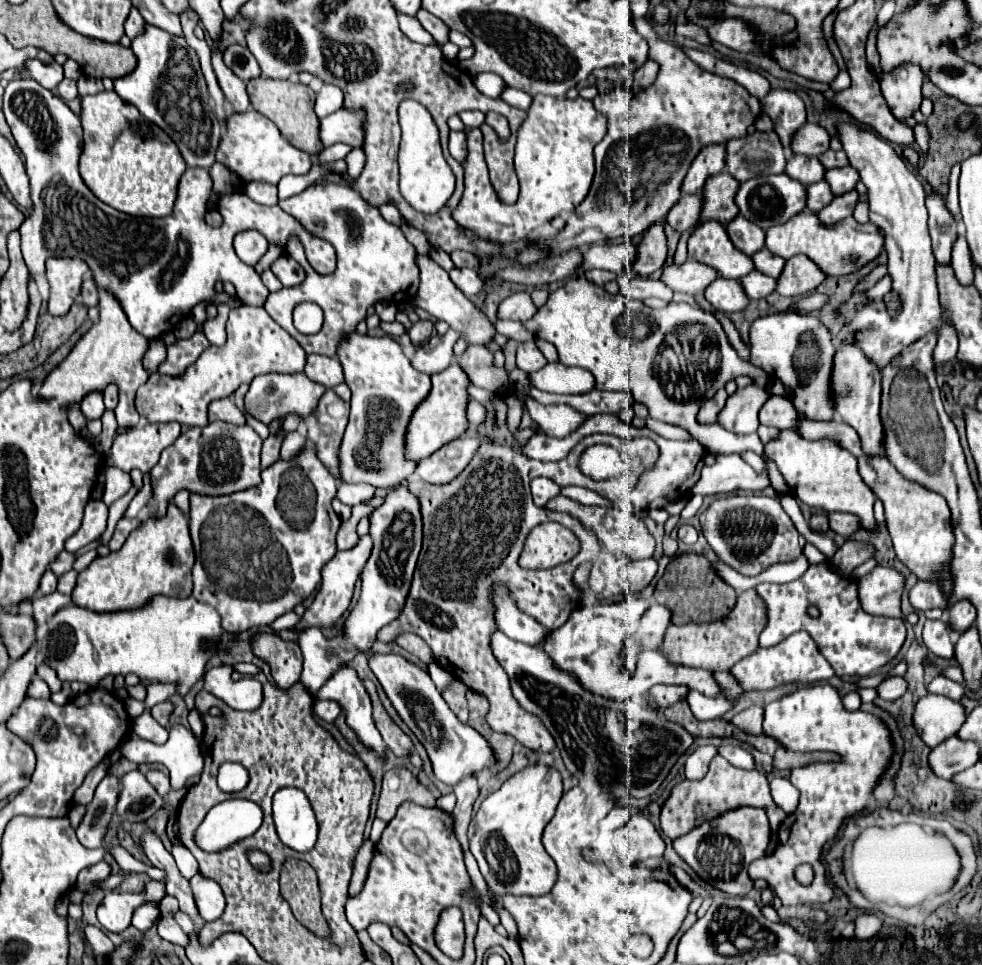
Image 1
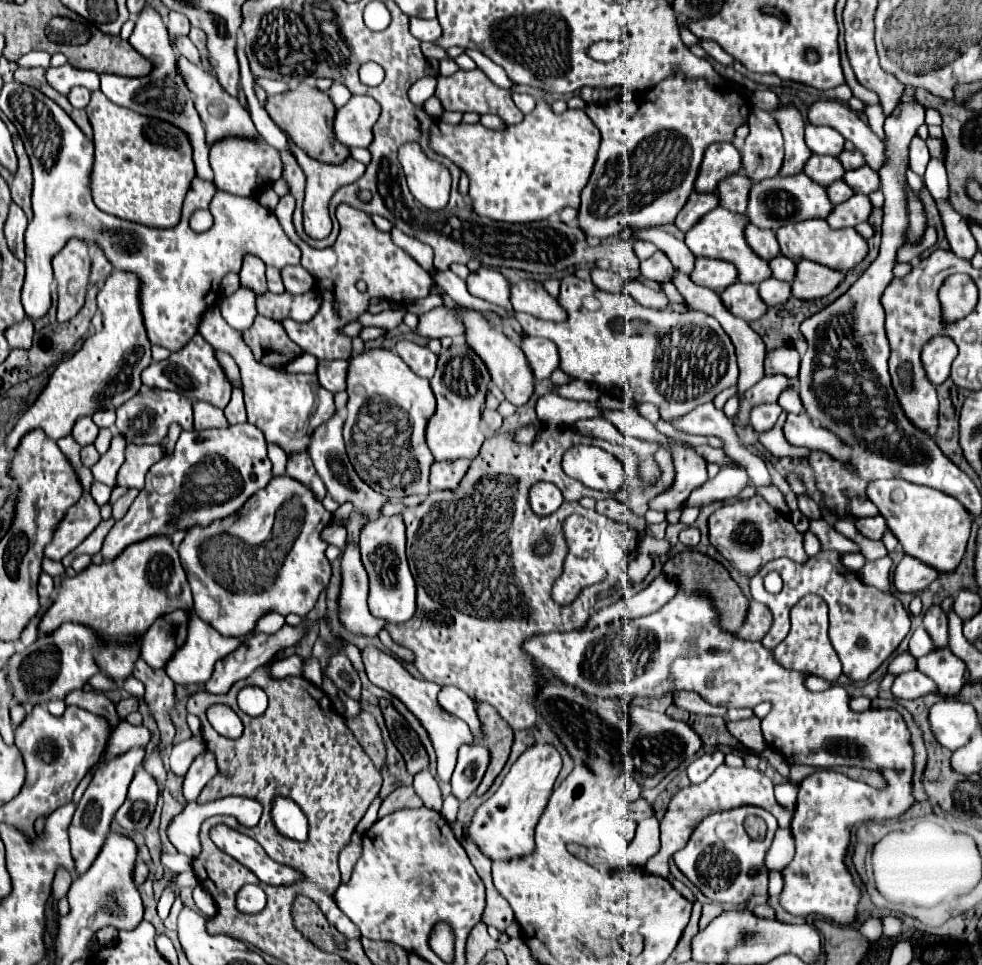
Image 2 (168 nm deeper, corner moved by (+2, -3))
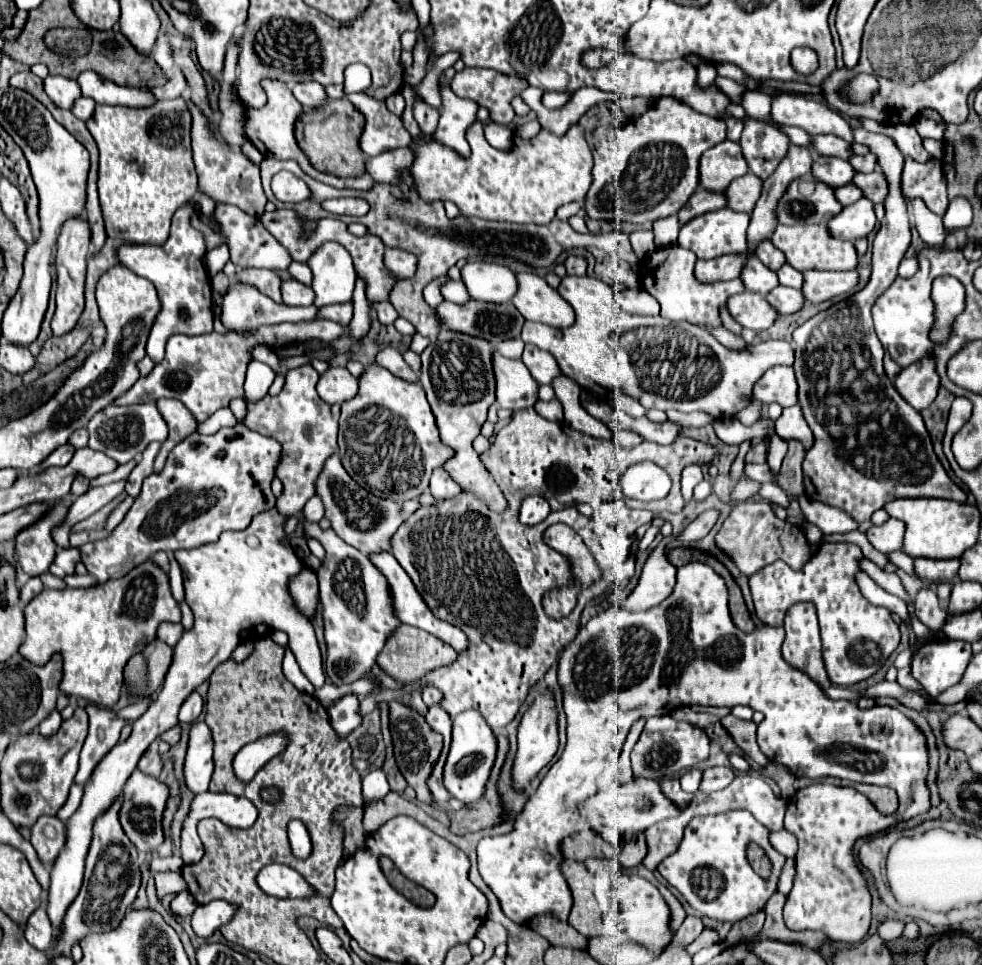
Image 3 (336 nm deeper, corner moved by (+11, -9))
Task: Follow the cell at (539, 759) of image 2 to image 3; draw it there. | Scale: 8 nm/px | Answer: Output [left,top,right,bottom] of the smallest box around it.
[511,693,559,793]

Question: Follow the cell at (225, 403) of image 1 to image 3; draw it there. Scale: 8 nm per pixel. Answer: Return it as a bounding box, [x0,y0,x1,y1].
[155,399,199,473]

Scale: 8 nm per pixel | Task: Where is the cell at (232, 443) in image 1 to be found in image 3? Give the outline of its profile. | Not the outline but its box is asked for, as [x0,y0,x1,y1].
[81,423,279,581]

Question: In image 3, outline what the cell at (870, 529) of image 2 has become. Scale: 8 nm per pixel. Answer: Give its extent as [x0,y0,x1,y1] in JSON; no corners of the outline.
[867,519,903,553]

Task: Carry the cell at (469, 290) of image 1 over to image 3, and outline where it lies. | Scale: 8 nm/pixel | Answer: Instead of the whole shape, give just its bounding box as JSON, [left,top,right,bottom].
[461,260,517,303]

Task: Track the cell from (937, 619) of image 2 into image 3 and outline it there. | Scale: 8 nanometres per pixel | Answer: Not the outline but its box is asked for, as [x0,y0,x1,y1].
[915,589,947,633]

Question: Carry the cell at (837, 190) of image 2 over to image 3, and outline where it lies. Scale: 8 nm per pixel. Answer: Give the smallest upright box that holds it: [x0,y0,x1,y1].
[835,183,861,207]

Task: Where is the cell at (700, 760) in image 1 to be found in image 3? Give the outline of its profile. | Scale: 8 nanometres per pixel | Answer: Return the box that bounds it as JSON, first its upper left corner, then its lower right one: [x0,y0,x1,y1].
[681,769,703,793]

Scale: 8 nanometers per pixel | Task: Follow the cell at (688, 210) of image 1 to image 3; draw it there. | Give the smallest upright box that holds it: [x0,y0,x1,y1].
[679,189,725,225]

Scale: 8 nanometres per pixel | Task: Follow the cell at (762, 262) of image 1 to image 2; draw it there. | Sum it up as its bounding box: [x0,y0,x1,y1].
[770,255,796,281]

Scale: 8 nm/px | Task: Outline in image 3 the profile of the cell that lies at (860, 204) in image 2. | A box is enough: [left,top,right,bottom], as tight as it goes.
[829,199,875,241]

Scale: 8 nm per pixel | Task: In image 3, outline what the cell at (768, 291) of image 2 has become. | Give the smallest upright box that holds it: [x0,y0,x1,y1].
[767,287,805,315]

